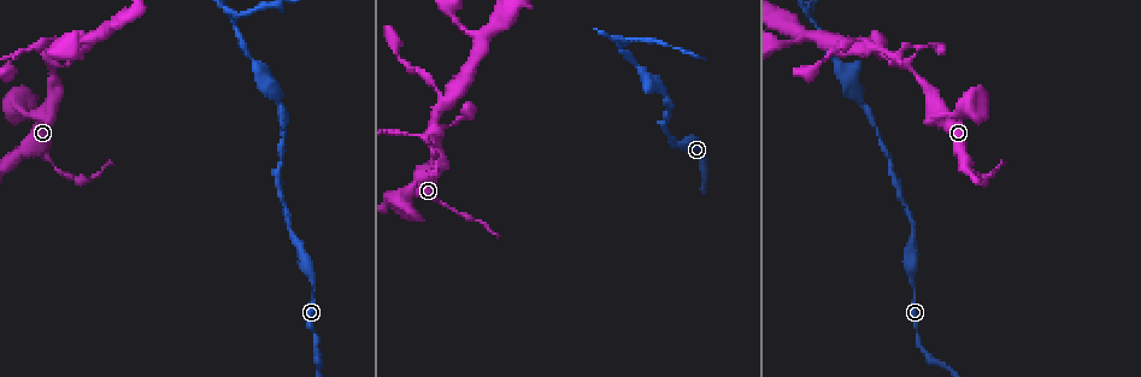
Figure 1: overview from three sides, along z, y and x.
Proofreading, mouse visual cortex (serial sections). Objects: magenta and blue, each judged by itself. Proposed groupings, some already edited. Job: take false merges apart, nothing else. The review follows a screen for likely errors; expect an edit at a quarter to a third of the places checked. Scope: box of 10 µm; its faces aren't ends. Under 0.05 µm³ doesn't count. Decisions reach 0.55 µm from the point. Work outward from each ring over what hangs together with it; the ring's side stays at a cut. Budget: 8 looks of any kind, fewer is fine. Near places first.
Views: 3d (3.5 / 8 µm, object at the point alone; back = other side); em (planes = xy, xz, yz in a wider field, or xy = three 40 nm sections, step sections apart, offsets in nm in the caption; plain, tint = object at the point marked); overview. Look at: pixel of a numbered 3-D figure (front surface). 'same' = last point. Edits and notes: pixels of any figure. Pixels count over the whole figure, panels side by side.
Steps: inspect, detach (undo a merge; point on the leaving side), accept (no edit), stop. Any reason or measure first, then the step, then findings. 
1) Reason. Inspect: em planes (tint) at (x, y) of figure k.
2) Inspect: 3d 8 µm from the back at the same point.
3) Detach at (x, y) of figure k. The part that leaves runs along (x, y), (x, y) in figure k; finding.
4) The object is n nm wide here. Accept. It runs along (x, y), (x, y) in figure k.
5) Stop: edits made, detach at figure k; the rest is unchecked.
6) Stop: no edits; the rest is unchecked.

Thin neck. Inspect: 3d 8 µm from the back at (49, 60) of figure 1.

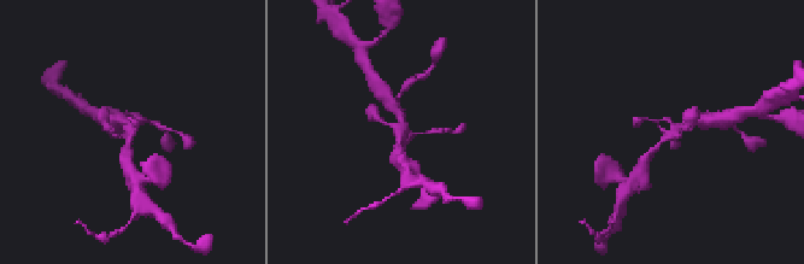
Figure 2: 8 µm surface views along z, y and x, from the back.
Shape alone is not enough. Inspect: em xy step 3 (tint) at the same point.

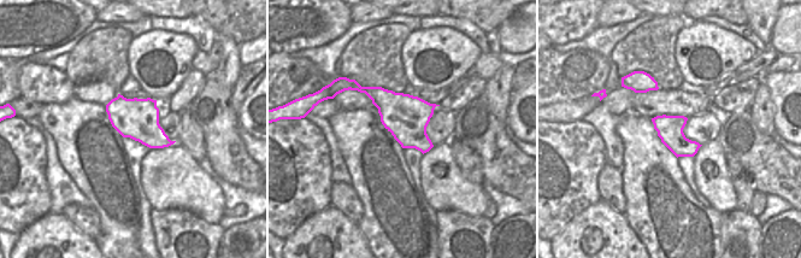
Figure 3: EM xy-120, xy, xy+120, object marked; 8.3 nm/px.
Accept. It runs along (649, 156), (674, 129), (699, 119) in figure 2; all the same cell.

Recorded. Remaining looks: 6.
Inspect: 3d 8 µm at (804, 34) of figure 1.

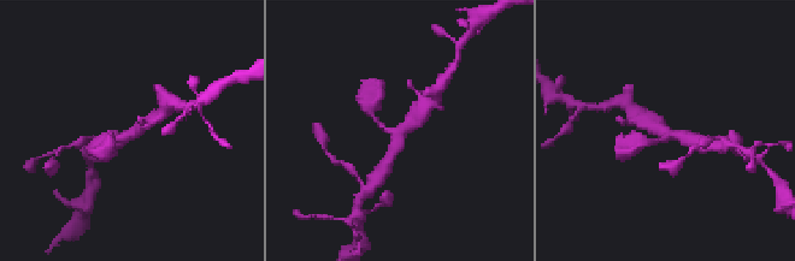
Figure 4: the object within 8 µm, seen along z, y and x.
3 arms meet here; the arms are 150, 350, 350 nm wide; need the tissue. Inspect: em xy step 2 (tint) at the same point.

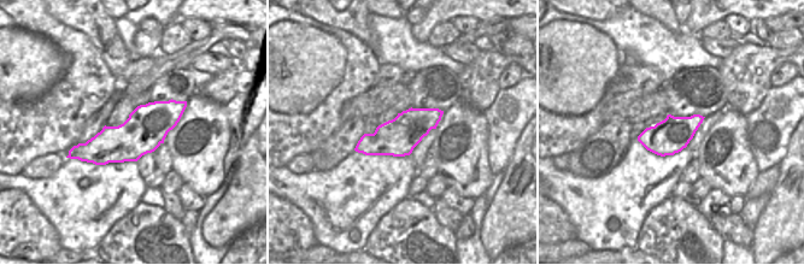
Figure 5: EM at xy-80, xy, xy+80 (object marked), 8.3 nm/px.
Accept. It runs along (183, 104), (128, 142), (75, 153) in figure 5; continuous, no second cell.

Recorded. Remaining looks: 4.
A fork. Inspect: 3d 3.5 µm at (813, 21) of figure 1.

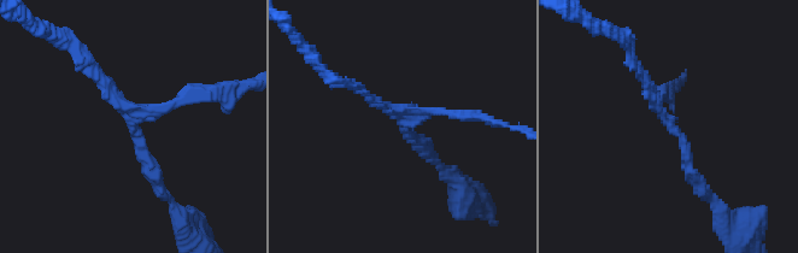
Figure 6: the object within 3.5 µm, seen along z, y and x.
3 arms meet here; the arms are 150, 150, 150 nm wide. Inspect: em xy step 1 (tint) at (131, 123) of figure 6.

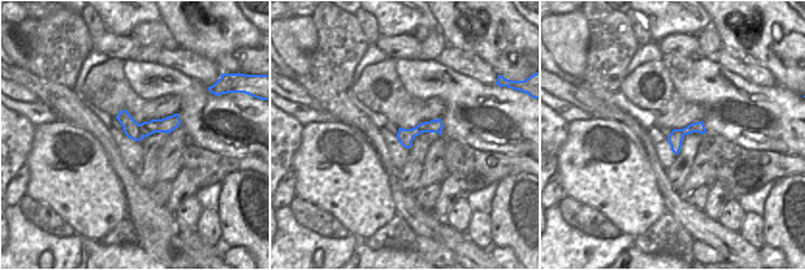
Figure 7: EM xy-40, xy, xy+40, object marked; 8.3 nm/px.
Detach at (180, 101) of figure 6. The part that leaves runs along (136, 121), (236, 83) in figure 6; a second cell is stuck on.

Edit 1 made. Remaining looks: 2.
Stop: edits made, detach at figure 6; the rest is unchecked.

